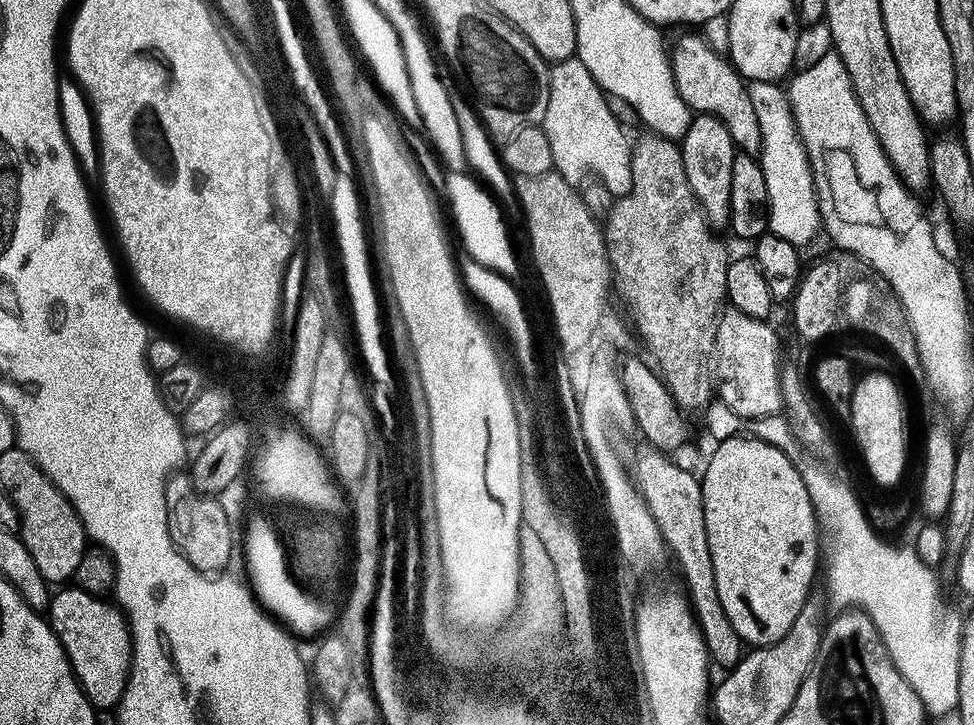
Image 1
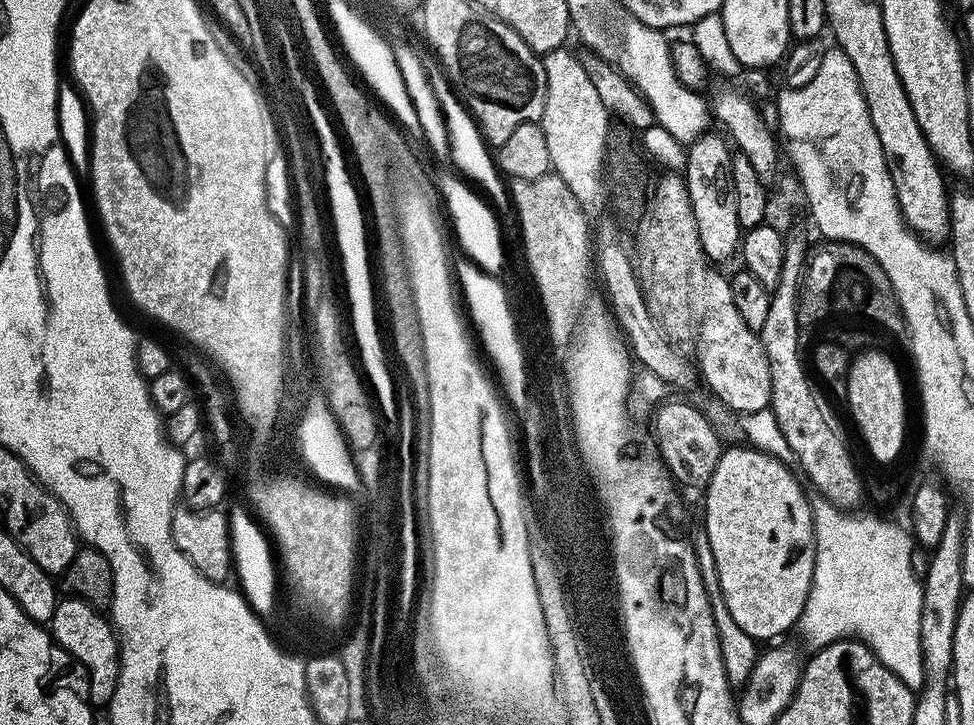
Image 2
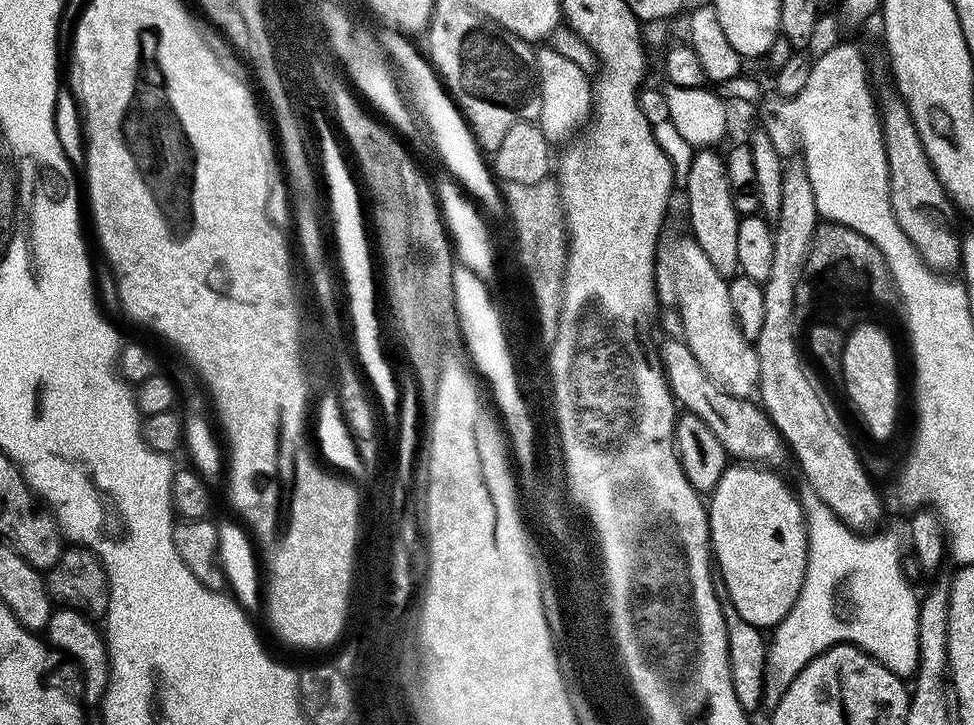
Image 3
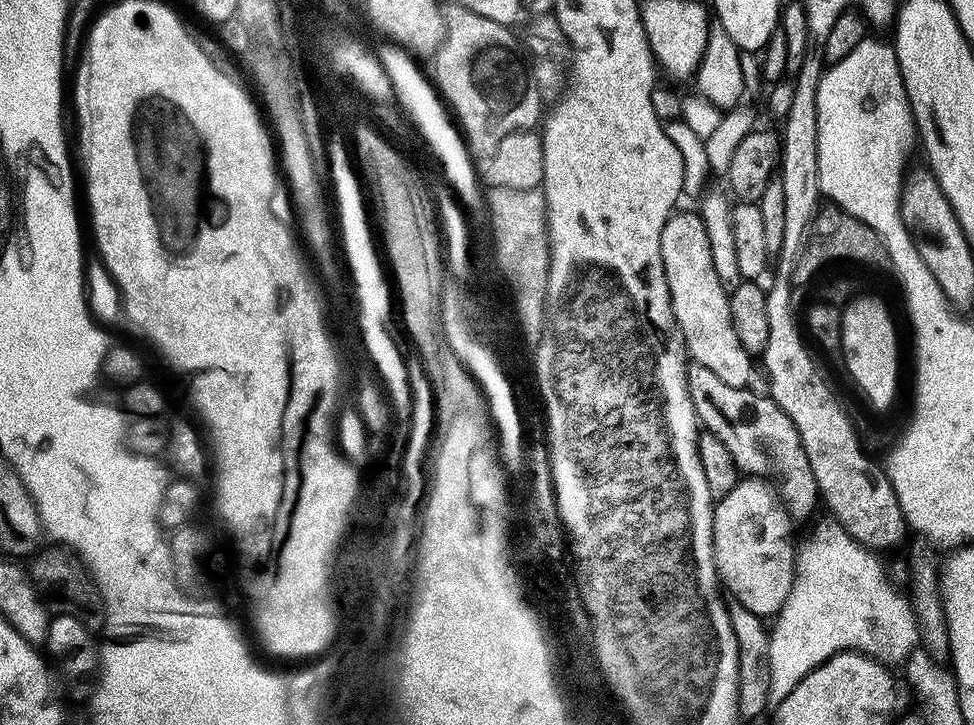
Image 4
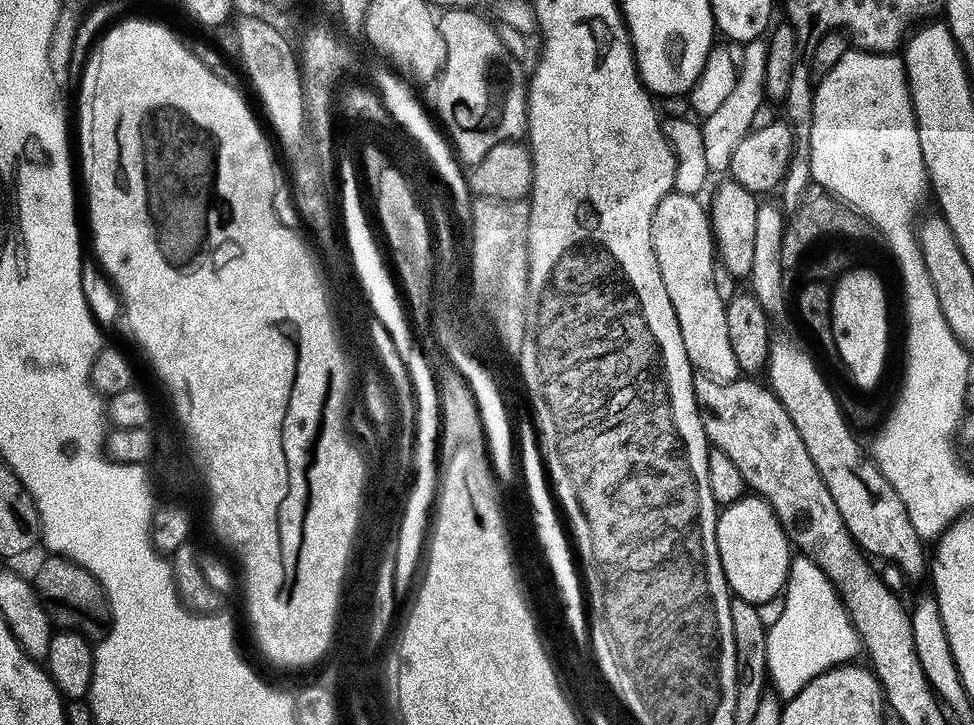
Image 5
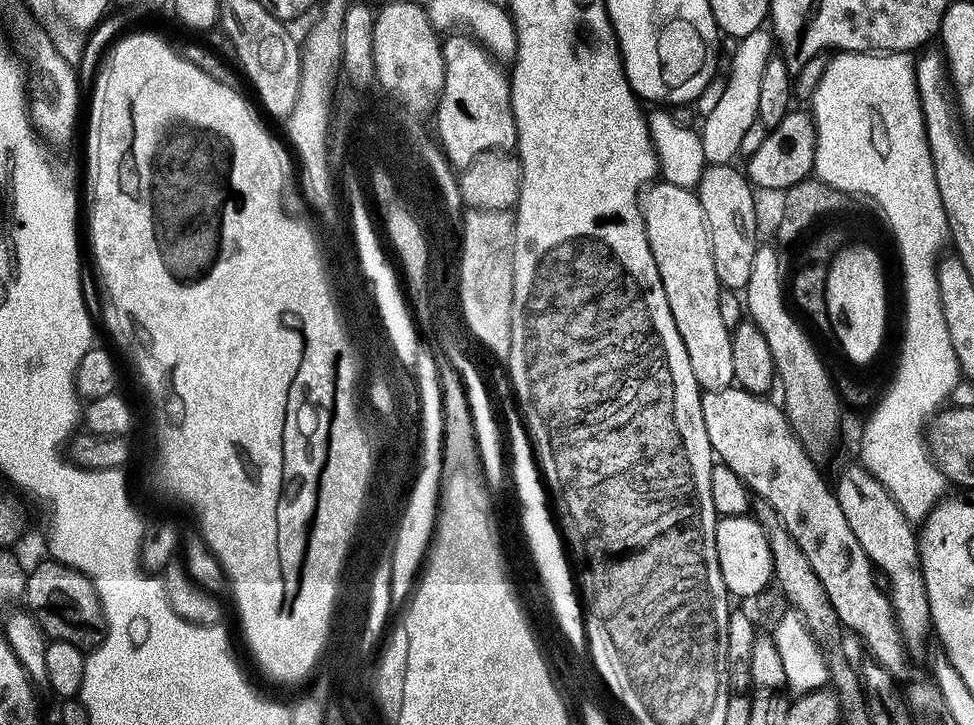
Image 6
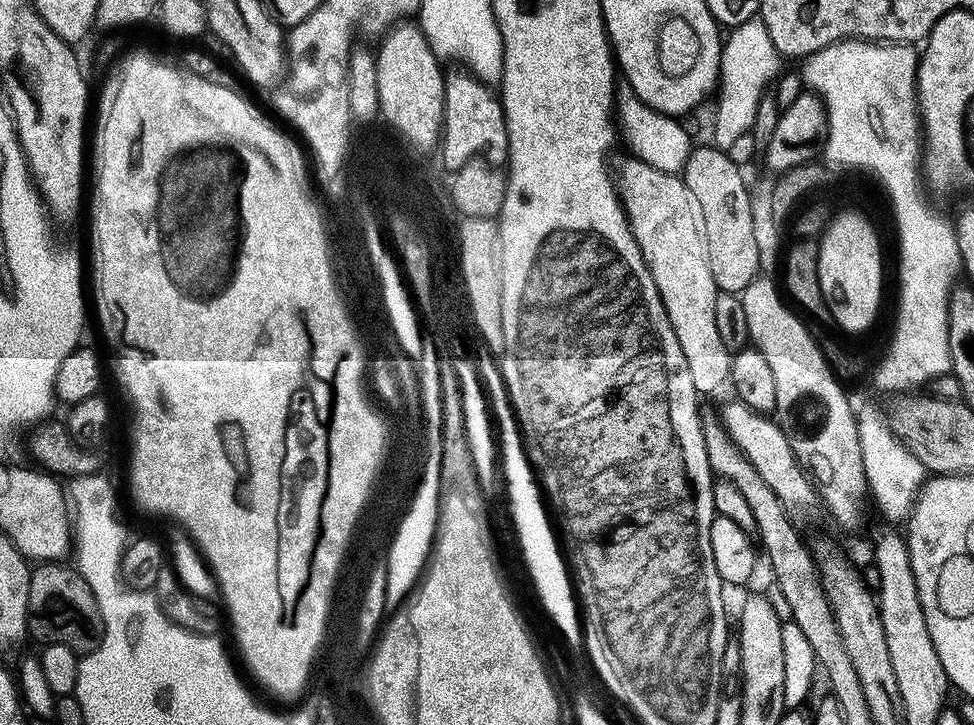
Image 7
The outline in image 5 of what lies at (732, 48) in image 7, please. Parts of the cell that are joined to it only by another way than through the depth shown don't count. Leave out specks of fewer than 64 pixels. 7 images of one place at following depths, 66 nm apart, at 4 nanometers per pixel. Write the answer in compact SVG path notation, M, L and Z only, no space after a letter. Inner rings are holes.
M763 39L750 40L743 45L744 61L741 59L738 64L739 72L734 90L731 91L726 102L714 114L703 117L701 134L703 153L706 156L706 166L709 173L727 173L732 166L734 150L738 142L746 138L751 132L753 115L760 103L766 100L764 95L764 71L766 70L766 58L768 57L768 45Z

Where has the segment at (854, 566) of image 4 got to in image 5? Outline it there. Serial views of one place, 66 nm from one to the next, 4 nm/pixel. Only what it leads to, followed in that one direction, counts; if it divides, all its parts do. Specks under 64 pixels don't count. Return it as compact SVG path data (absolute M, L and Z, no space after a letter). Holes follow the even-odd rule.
M800 554L792 561L788 569L788 582L782 593L784 605L776 616L776 621L771 621L766 638L766 658L768 659L768 675L771 685L781 701L793 700L804 687L807 686L818 674L842 664L855 661L856 651L861 651L860 635L848 616L843 600L837 592L827 574L821 570L813 560Z

